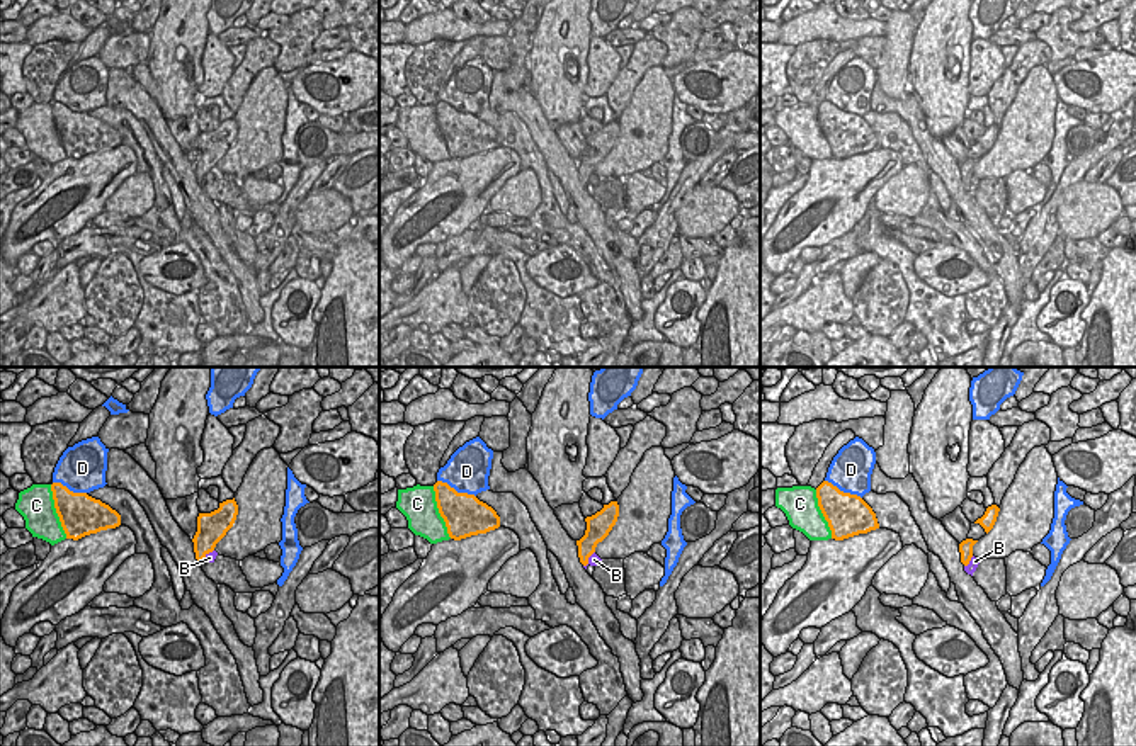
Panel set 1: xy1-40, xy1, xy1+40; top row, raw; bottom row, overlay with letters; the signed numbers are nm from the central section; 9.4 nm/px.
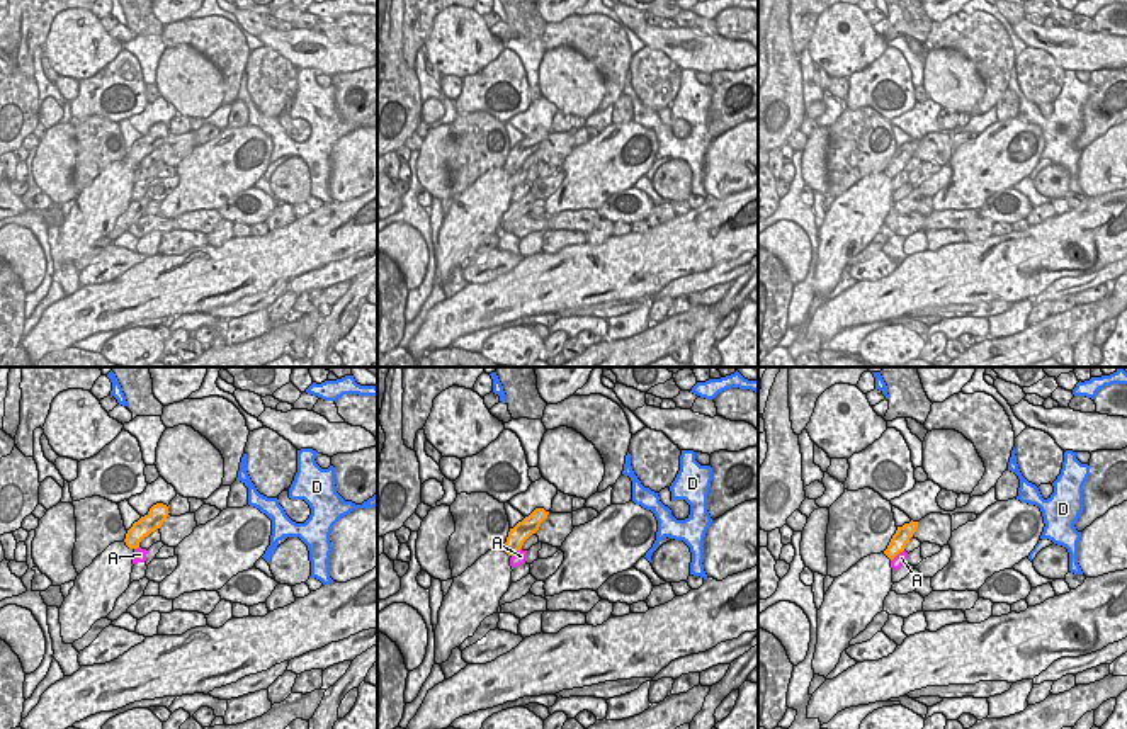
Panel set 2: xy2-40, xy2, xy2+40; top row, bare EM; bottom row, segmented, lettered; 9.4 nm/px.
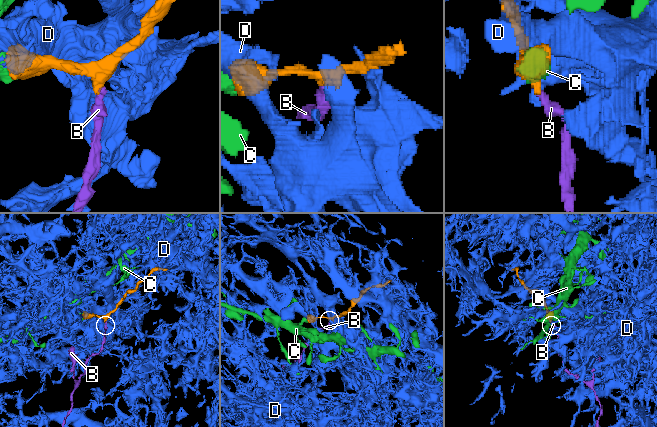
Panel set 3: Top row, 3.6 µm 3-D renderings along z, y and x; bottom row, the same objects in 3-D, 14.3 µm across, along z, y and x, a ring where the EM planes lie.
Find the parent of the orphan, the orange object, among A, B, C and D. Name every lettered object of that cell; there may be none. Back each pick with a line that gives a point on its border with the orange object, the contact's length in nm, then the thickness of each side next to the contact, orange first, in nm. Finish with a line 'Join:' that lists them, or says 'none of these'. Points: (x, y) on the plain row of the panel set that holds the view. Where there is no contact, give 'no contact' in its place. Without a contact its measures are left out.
B: contact xy1 (587, 179); length 190 nm; calibres 190 and 120 nm
Join: B

